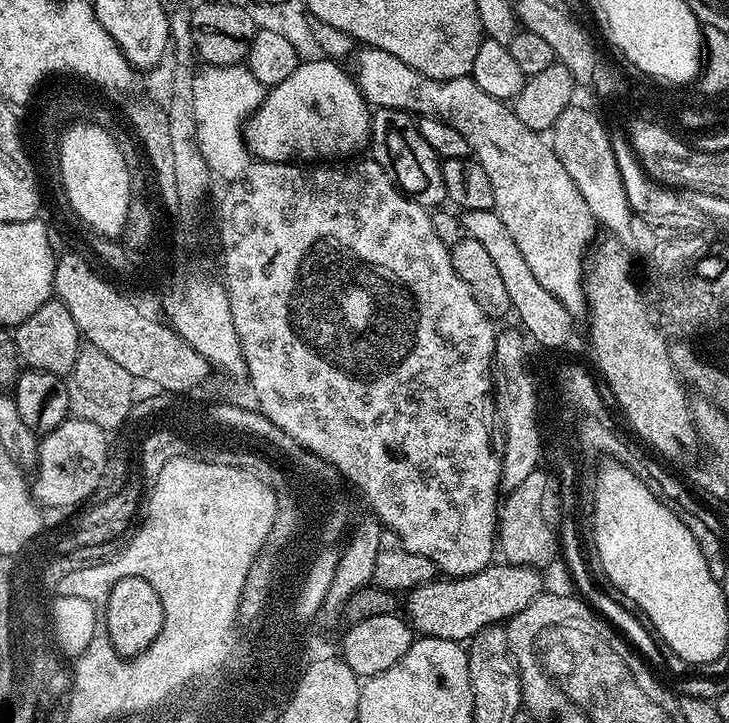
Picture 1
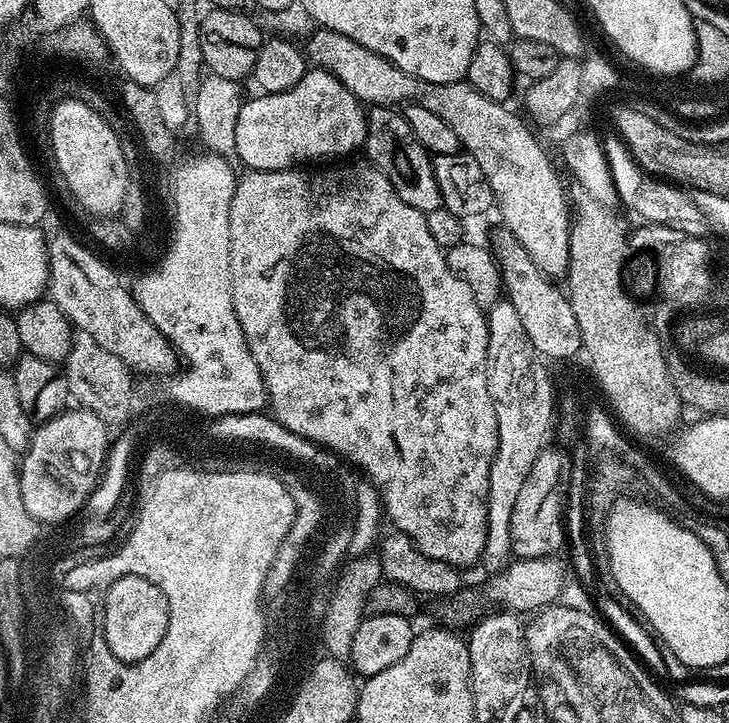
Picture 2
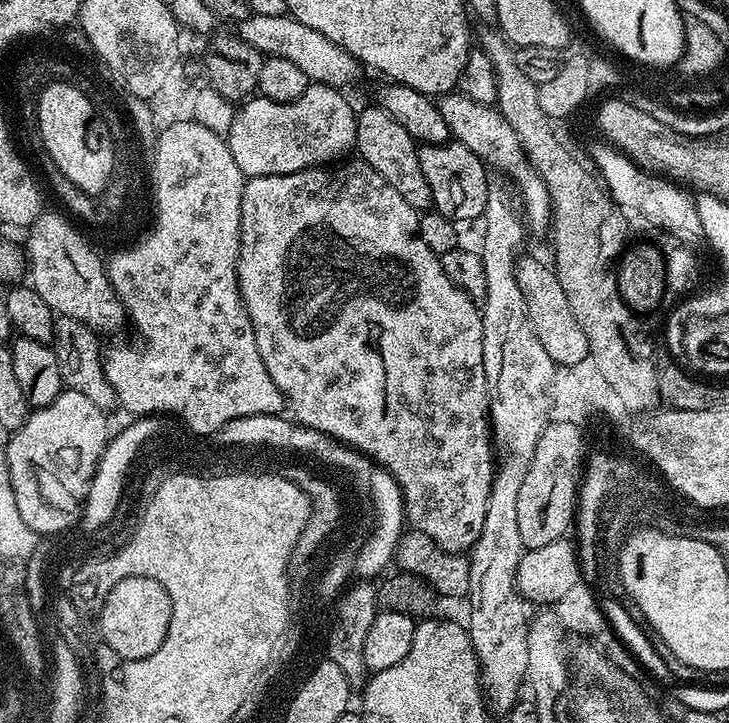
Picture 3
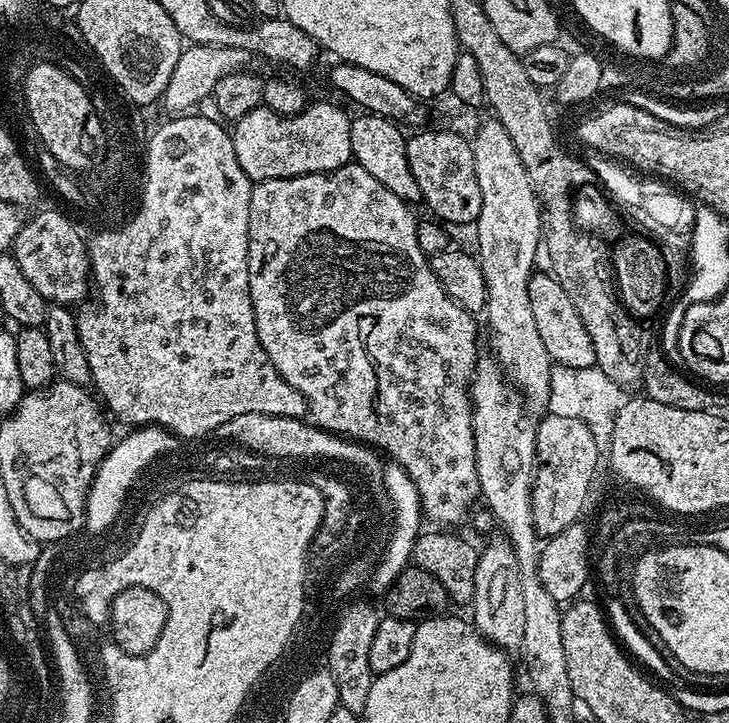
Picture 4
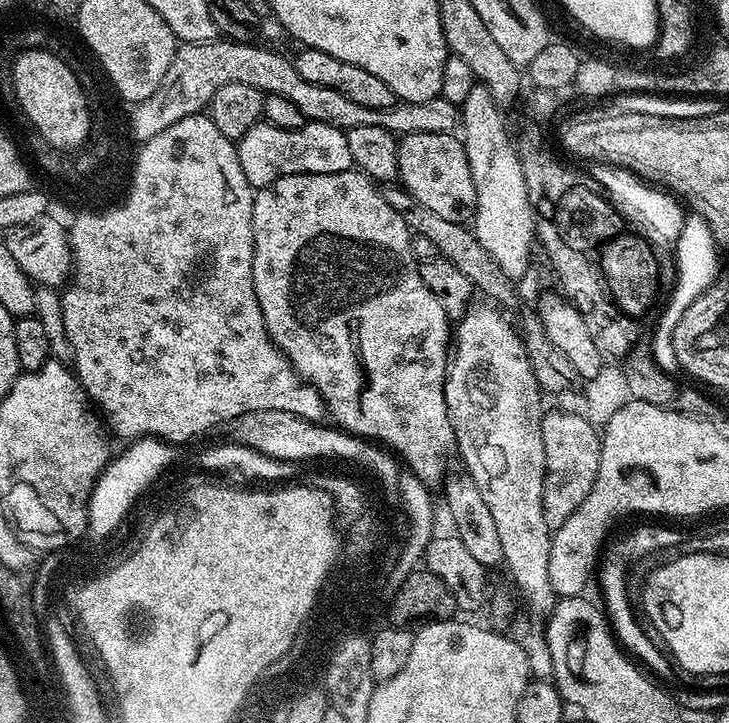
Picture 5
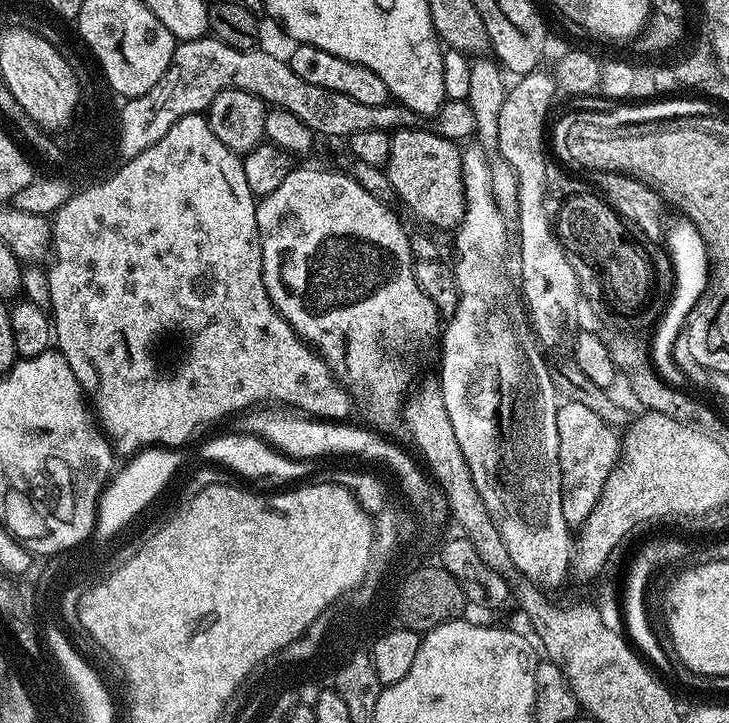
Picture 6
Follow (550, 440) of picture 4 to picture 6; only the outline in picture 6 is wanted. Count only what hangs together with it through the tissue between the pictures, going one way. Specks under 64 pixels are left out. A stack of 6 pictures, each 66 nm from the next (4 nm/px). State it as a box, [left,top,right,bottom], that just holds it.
[556,398,620,526]

